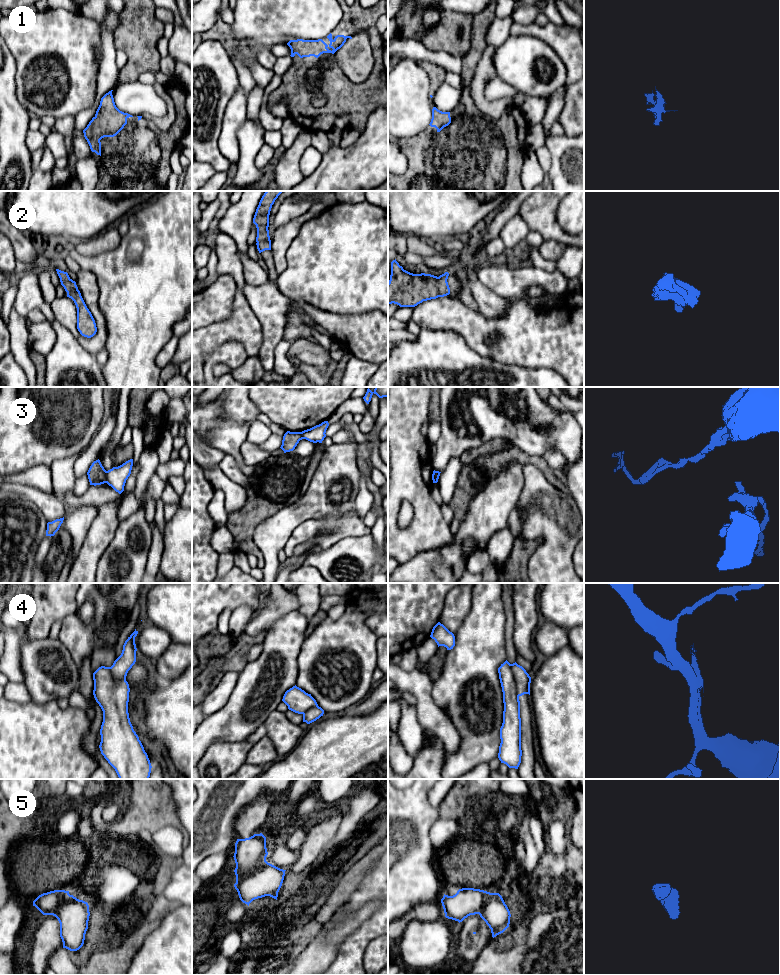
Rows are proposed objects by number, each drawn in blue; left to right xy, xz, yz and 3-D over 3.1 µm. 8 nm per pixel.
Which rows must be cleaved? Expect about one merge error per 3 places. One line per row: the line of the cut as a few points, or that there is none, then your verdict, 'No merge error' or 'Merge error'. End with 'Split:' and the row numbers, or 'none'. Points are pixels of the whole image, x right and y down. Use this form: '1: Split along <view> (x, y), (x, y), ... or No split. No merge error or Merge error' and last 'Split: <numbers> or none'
1: No split. No merge error
2: No split. No merge error
3: Split along xy (107, 471), (105, 482). Merge error
4: Split along yz (510, 664), (518, 697). Merge error
5: No split. No merge error
Split: 3, 4

